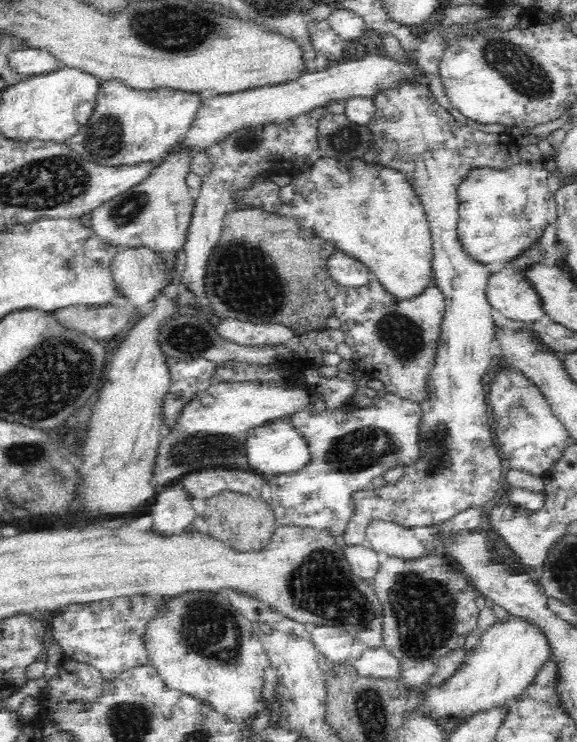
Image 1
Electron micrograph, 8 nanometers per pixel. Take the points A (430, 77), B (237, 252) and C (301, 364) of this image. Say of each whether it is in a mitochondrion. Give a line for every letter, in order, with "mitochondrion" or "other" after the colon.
A: other
B: mitochondrion
C: other

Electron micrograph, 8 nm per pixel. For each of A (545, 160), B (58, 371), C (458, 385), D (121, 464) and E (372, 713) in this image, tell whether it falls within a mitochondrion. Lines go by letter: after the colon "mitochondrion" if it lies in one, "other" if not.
A: other
B: mitochondrion
C: other
D: other
E: mitochondrion

